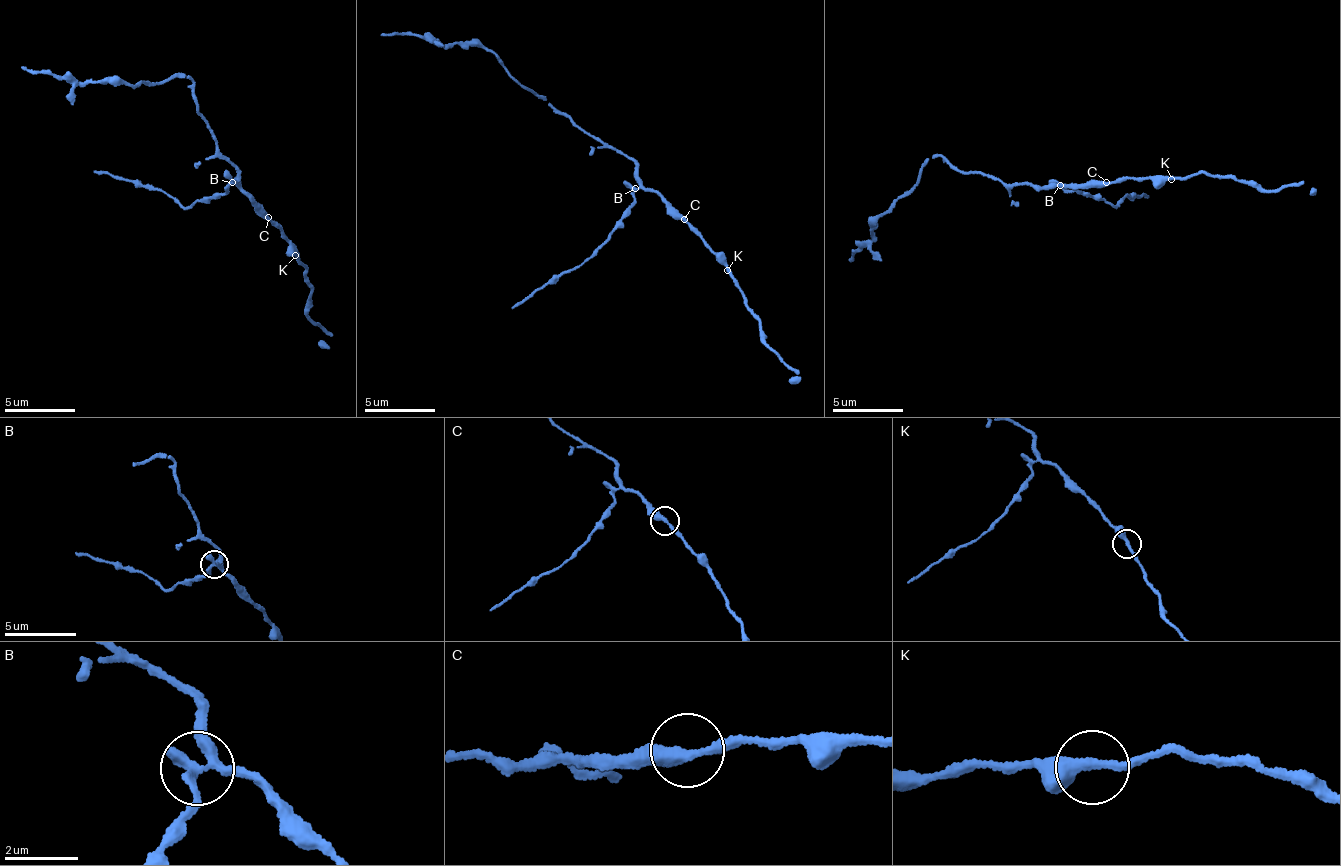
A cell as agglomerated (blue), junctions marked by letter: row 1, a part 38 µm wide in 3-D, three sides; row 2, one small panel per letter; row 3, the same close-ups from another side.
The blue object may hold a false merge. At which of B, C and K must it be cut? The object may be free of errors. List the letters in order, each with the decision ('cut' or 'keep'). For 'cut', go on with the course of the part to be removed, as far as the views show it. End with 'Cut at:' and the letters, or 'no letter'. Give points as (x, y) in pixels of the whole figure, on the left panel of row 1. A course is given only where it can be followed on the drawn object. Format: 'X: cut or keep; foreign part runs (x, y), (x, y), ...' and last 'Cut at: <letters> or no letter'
B: cut; foreign part runs (233, 184), (224, 196), (186, 208), (162, 191), (94, 170)
C: keep
K: keep
Cut at: B

